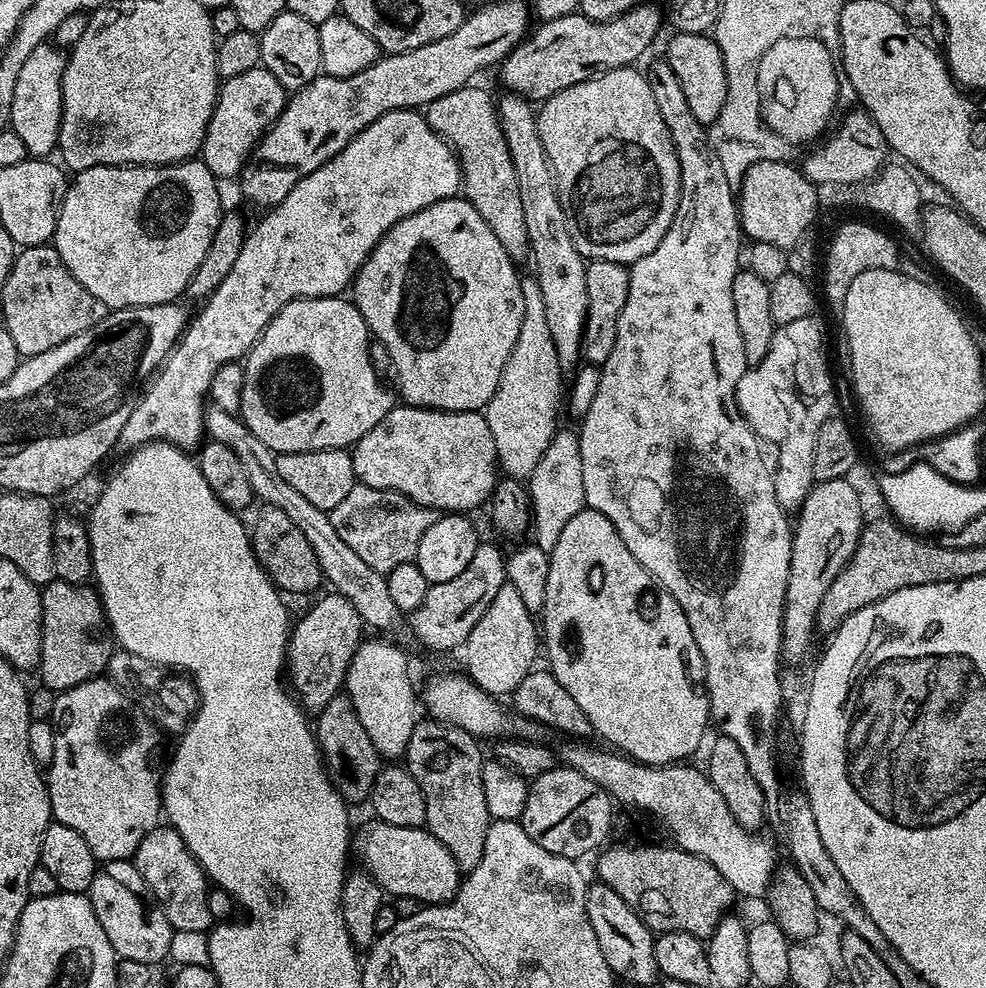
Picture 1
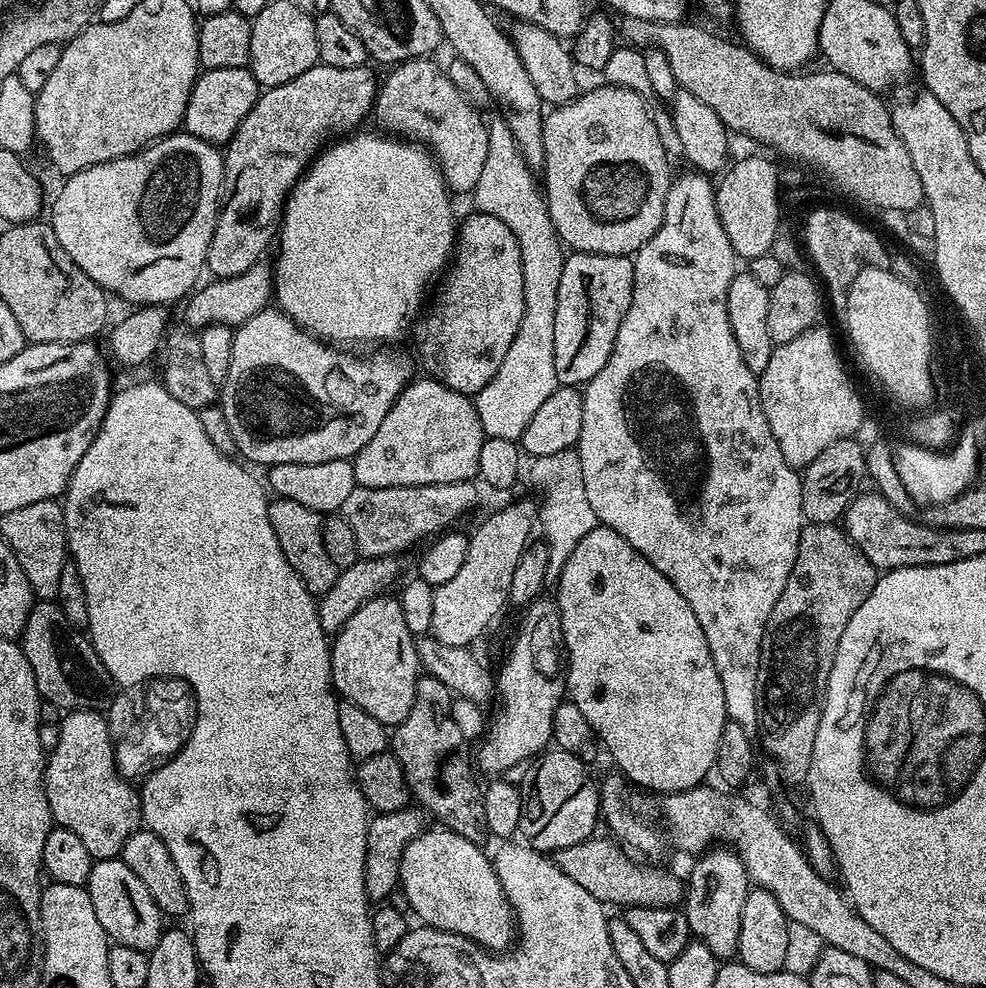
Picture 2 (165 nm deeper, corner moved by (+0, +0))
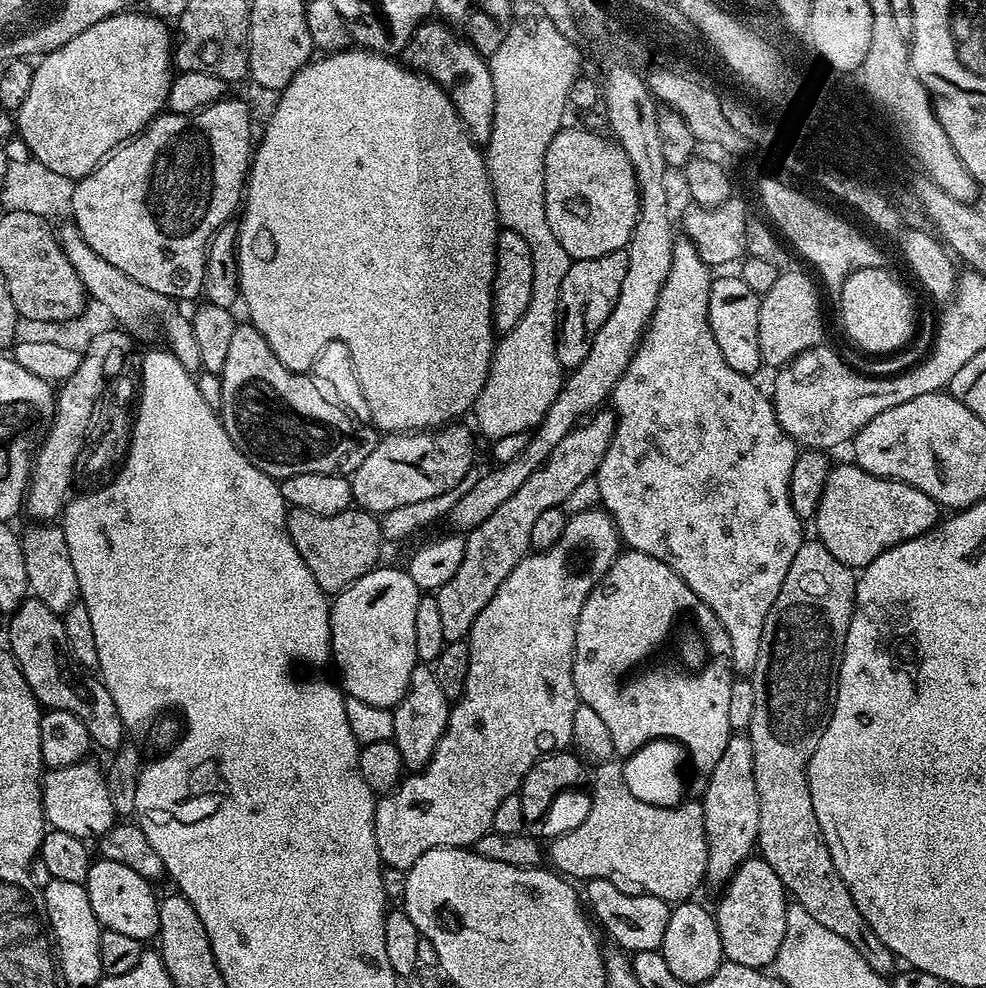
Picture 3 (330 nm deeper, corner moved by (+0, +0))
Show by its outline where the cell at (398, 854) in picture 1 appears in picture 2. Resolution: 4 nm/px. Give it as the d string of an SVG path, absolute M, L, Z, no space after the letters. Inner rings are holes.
M432 826L415 836L406 846L400 863L400 884L406 892L417 921L443 932L453 932L500 954L511 949L518 929L512 908L502 890L502 882L496 874L493 861L484 857L483 847L470 842L443 826Z

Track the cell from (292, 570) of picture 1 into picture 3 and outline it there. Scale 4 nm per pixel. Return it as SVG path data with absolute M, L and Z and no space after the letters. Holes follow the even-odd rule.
M355 506L342 514L310 514L310 510L291 509L288 533L302 554L302 562L314 574L314 582L325 594L341 592L381 563L380 547L386 544L380 521L373 513Z

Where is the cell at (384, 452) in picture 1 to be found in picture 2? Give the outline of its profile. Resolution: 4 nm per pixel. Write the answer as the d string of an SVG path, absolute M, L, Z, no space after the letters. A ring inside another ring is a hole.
M431 378L413 379L398 394L390 406L382 426L362 446L362 450L352 460L357 485L361 488L393 488L394 486L414 486L415 484L464 484L479 473L478 454L486 439L482 422L473 397L464 396L458 390L447 388Z

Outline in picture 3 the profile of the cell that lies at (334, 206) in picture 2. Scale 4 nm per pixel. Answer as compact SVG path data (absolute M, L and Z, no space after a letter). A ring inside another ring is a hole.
M359 46L349 47L342 52L320 54L309 60L307 66L294 74L292 81L279 93L276 105L268 116L268 125L264 128L264 137L259 137L252 153L252 163L248 166L248 179L242 197L242 211L238 216L238 231L236 233L236 261L238 262L238 274L240 275L240 300L248 307L247 319L266 338L270 350L291 372L306 373L308 359L313 356L324 341L333 338L342 338L346 346L350 346L350 358L354 362L354 370L358 374L358 382L362 386L362 394L366 394L366 404L370 406L372 419L381 433L399 434L402 432L422 432L433 428L442 428L461 419L463 412L466 414L473 411L473 404L482 390L482 386L488 377L488 368L492 365L492 353L494 351L494 321L492 319L492 283L496 273L496 235L501 232L502 225L496 218L496 203L492 193L492 183L488 177L488 162L481 145L472 138L471 132L464 126L456 112L456 107L442 88L439 88L428 76L419 70L413 70L405 66L399 59L390 56L381 56L378 52L369 52Z

